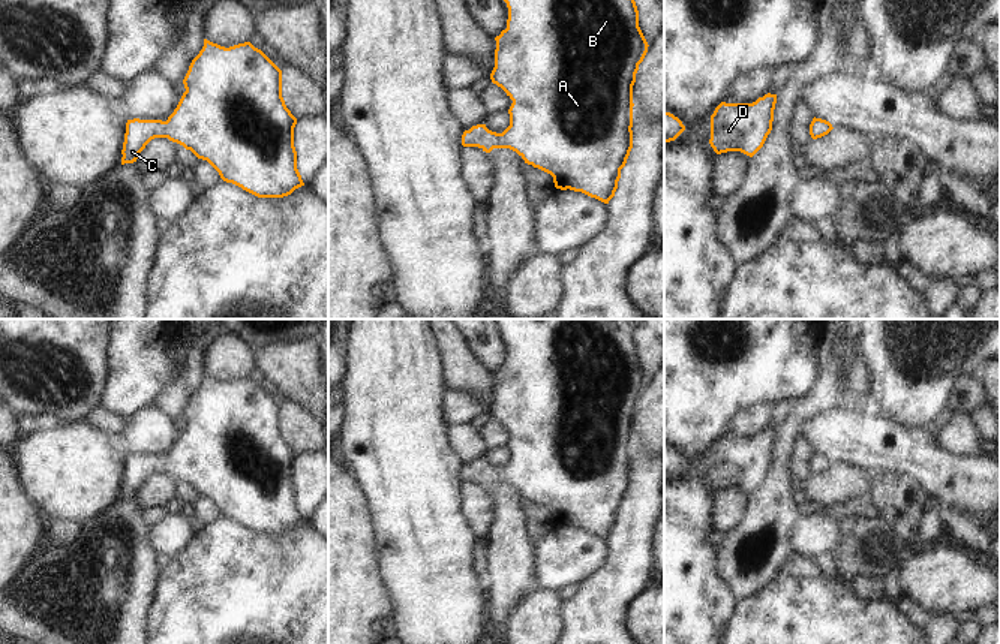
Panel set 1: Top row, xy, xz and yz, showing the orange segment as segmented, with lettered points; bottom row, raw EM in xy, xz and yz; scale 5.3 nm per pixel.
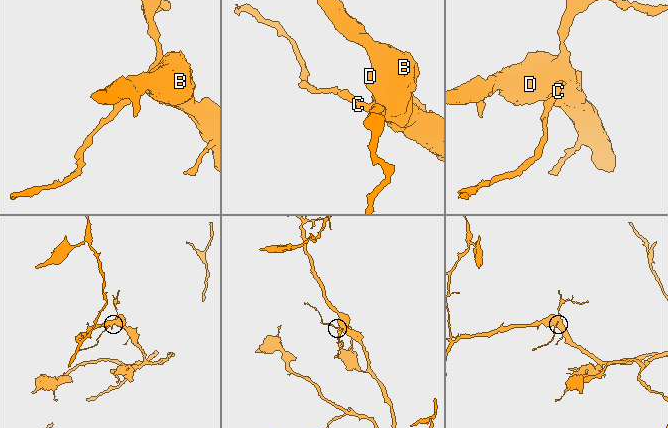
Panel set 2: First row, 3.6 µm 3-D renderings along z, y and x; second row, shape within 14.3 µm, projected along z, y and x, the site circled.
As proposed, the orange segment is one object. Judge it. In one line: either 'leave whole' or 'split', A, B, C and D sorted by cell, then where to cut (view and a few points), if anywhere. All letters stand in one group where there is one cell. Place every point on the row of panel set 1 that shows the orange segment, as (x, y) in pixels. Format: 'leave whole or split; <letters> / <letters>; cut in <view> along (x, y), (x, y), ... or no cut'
leave whole; A B C D; no cut

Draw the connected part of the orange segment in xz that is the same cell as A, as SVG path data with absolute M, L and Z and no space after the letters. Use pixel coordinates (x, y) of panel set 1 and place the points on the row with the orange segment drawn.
M504 0L508 7L507 28L495 37L495 67L490 73L493 84L501 87L507 96L513 100L508 114L510 126L496 133L486 127L486 124L472 126L462 135L463 147L478 147L486 153L493 148L510 148L516 151L528 165L538 168L553 177L556 189L582 192L591 198L595 198L604 204L615 196L618 181L621 178L621 169L625 166L630 151L633 148L633 85L636 82L636 73L639 64L643 61L648 52L648 42L639 27L639 10L634 0Z

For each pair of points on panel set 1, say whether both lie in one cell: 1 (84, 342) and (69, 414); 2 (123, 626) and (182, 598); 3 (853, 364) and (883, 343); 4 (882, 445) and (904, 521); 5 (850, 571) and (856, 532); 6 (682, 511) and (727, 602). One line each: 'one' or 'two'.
1: one
2: two
3: two
4: two
5: one
6: one

